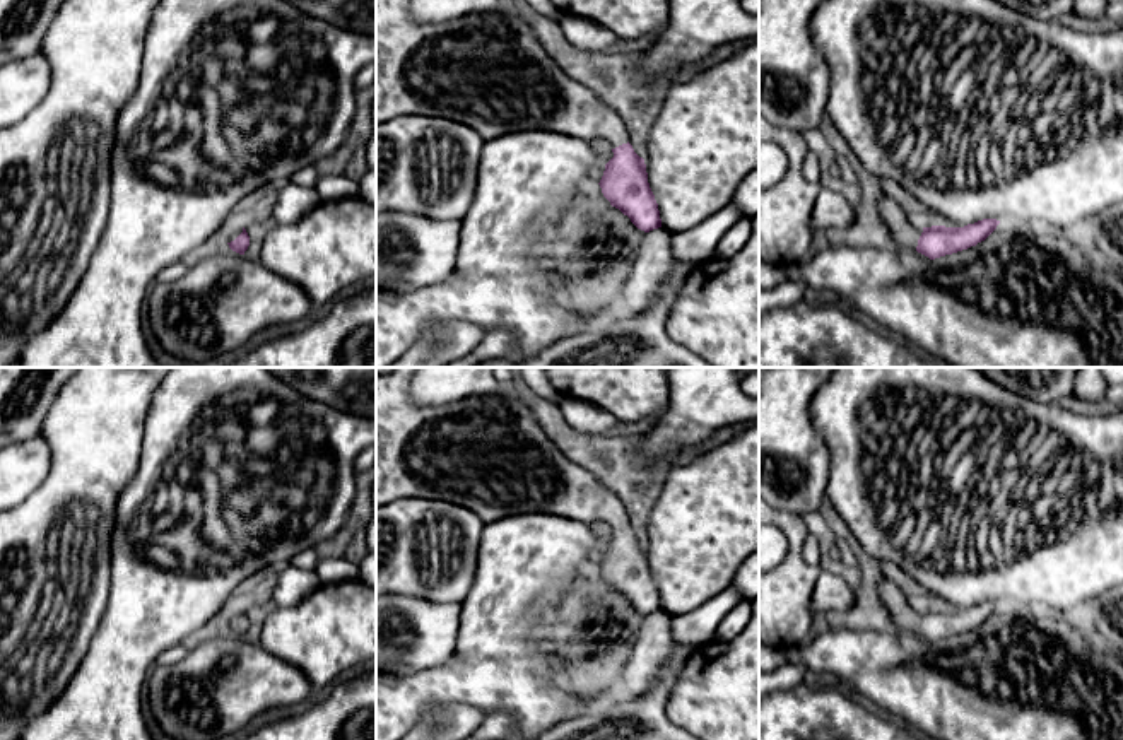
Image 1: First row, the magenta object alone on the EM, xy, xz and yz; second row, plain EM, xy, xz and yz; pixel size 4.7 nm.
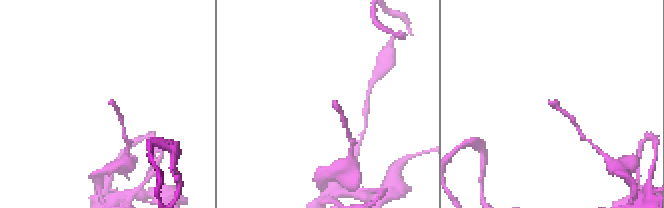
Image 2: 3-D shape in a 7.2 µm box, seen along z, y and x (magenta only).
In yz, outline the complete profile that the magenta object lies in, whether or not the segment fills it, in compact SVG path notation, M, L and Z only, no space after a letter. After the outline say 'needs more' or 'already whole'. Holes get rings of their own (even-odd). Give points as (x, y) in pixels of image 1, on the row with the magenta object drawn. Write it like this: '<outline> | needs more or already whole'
M884 193L877 202L877 215L899 248L918 251L930 260L976 246L1000 224L997 219L983 219L964 227L923 227Z | needs more

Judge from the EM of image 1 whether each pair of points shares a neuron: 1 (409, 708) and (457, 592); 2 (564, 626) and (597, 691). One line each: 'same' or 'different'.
1: different
2: same

